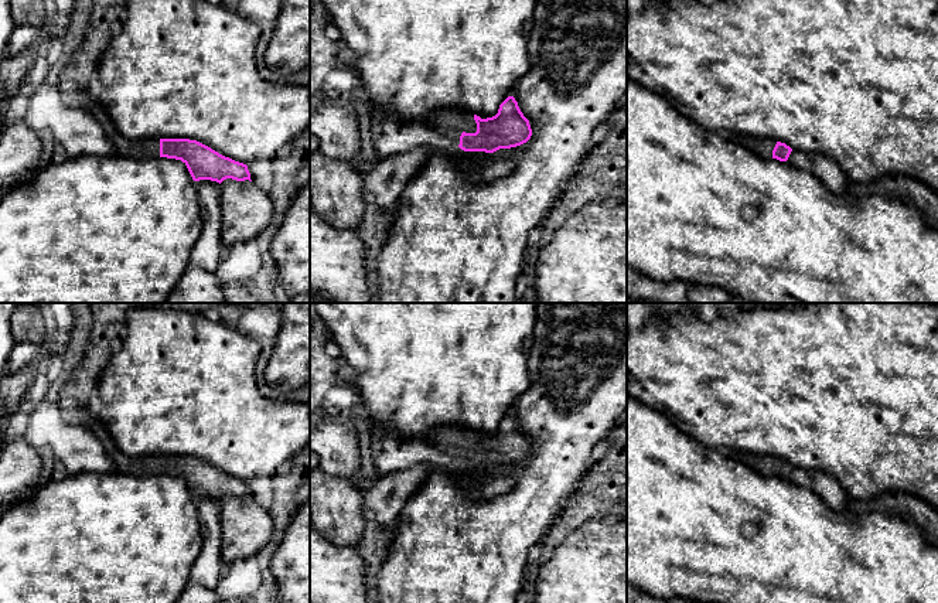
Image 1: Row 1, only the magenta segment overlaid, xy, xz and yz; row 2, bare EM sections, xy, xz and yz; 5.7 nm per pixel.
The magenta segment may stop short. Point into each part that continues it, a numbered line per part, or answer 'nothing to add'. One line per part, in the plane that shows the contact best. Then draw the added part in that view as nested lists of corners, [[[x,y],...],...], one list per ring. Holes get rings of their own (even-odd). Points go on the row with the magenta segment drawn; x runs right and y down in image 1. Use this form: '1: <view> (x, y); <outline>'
1: xz (450, 122); [[[444,108],[436,110],[427,126],[440,136],[447,137],[453,146],[460,144],[460,136],[463,132],[477,132],[474,115],[458,108]]]

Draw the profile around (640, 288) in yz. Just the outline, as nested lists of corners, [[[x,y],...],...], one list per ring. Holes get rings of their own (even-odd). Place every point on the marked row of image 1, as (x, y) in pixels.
[[[627,266],[627,297],[638,302],[688,303],[688,286],[681,280],[658,282]]]

